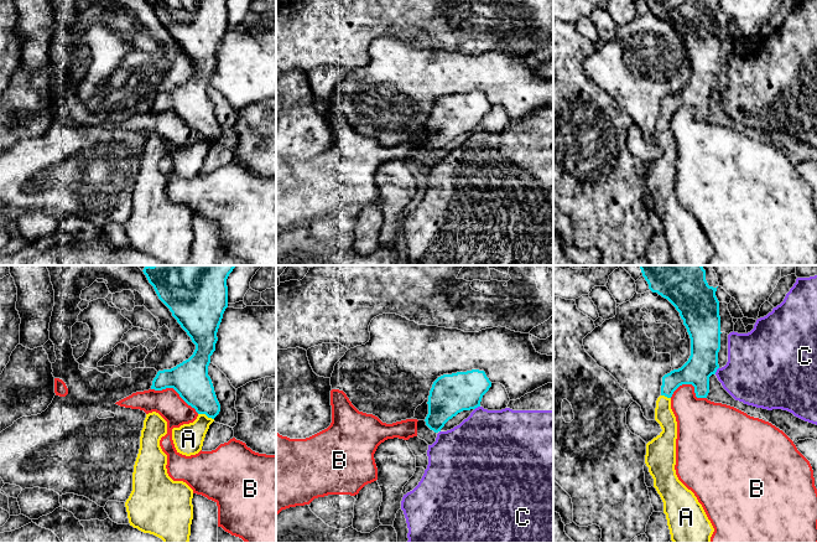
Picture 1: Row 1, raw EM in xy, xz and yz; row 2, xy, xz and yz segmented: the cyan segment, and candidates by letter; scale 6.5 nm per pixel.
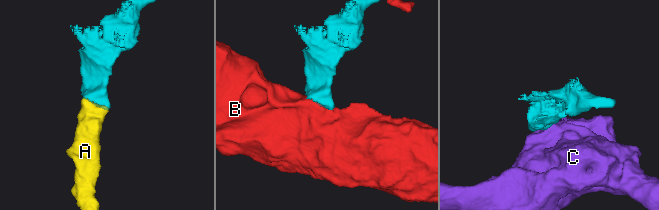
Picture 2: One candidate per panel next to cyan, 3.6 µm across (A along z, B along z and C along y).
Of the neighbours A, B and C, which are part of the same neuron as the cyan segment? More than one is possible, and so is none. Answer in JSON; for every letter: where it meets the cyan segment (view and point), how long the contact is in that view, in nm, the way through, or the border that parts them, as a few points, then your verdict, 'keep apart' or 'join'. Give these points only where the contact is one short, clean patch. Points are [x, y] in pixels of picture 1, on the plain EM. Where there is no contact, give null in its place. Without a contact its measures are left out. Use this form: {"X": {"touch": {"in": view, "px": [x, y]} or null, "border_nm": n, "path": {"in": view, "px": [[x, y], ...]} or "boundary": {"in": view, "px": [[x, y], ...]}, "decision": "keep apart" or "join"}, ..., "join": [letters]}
{"A": {"touch": {"in": "xy", "px": [206, 136]}, "border_nm": 110, "path": {"in": "xy", "px": [[190, 102], [206, 125], [206, 136], [198, 151], [188, 161]]}, "decision": "join"}, "B": {"touch": {"in": "xy", "px": [175, 112]}, "border_nm": 360, "boundary": {"in": "xy", "px": [[151, 110], [172, 110], [198, 135]]}, "decision": "keep apart"}, "C": {"touch": {"in": "yz", "px": [716, 93]}, "border_nm": 50, "decision": "keep apart"}, "join": ["A"]}

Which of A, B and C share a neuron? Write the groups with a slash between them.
A / B / C

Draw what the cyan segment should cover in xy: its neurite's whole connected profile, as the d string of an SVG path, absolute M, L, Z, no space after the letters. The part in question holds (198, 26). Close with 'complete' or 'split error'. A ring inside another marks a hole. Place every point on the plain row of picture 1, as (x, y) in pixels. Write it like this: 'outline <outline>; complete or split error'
outline M147 0L158 21L196 67L193 77L171 92L158 93L151 112L173 110L198 135L193 145L172 151L177 175L191 179L202 172L205 156L220 134L208 98L217 55L228 30L228 0Z; split error

